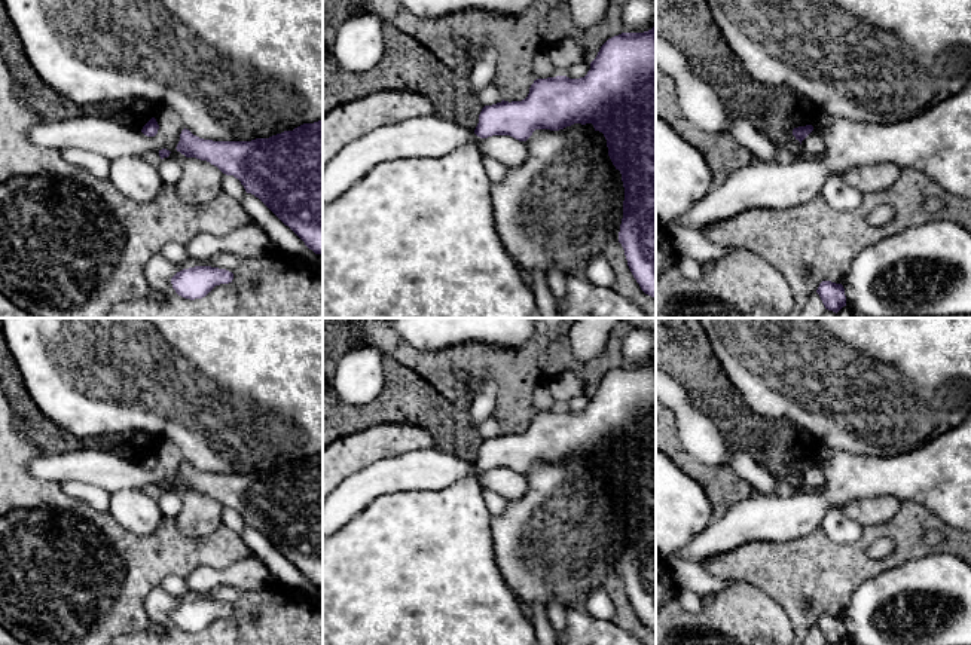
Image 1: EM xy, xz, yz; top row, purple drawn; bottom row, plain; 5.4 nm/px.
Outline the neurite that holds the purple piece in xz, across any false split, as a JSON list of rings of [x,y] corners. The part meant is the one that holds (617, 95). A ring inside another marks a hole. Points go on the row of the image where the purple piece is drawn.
[[[656,25],[644,33],[622,33],[608,39],[590,62],[590,70],[584,77],[537,79],[525,100],[512,103],[503,100],[485,106],[474,134],[480,138],[510,135],[519,141],[526,141],[535,129],[559,131],[574,123],[592,123],[595,131],[602,132],[607,140],[608,156],[616,169],[620,171],[625,187],[619,242],[641,290],[656,299]]]

